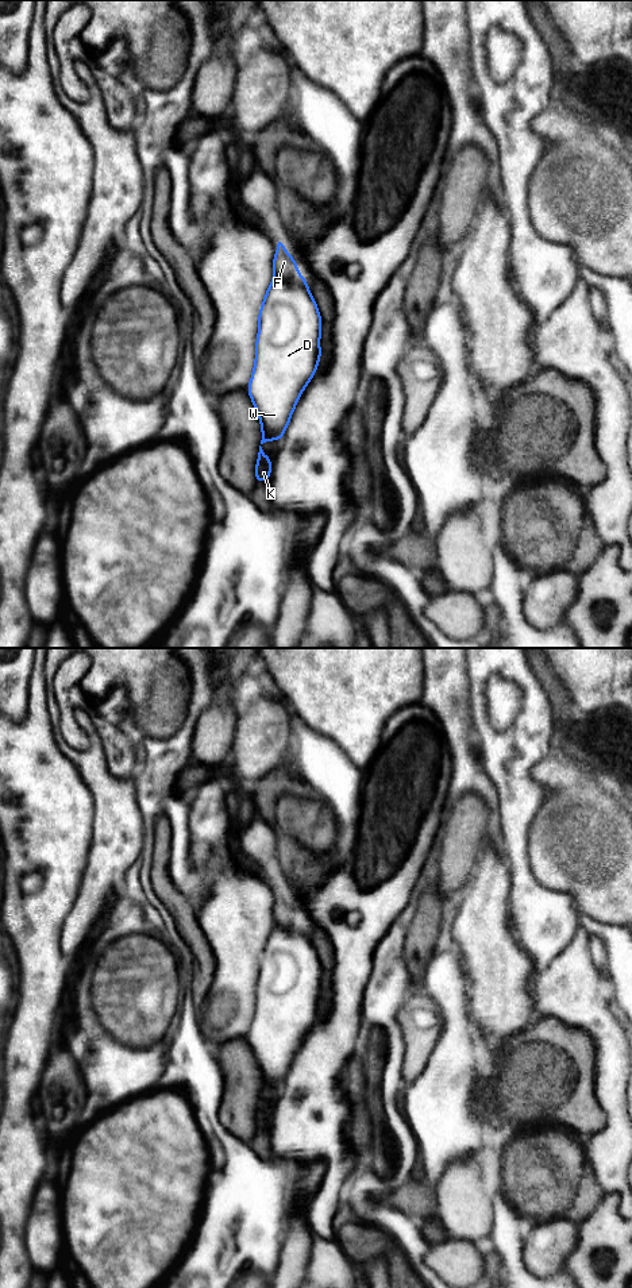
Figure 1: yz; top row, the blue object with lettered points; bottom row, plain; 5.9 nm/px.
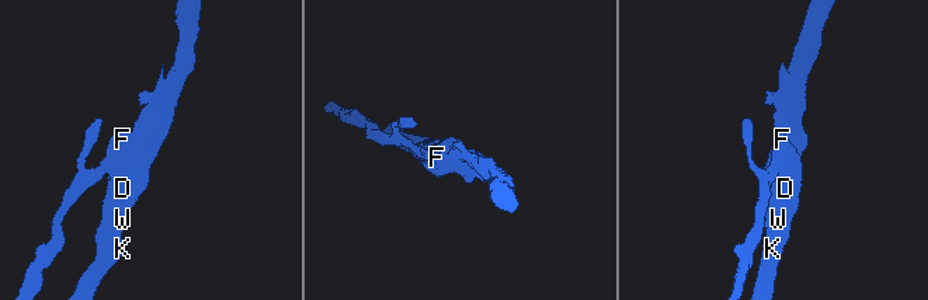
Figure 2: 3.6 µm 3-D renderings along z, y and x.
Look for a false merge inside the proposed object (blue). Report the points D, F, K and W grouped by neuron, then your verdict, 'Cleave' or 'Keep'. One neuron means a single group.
Groups: D K W / F. Cleave

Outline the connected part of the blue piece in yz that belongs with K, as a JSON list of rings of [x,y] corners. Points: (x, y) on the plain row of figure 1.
[[[259,1094],[259,1100],[255,1111],[257,1133],[270,1129],[271,1114],[273,1114],[271,1107],[263,1100],[262,1095]]]

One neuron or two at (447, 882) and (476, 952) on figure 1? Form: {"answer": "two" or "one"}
{"answer": "two"}

